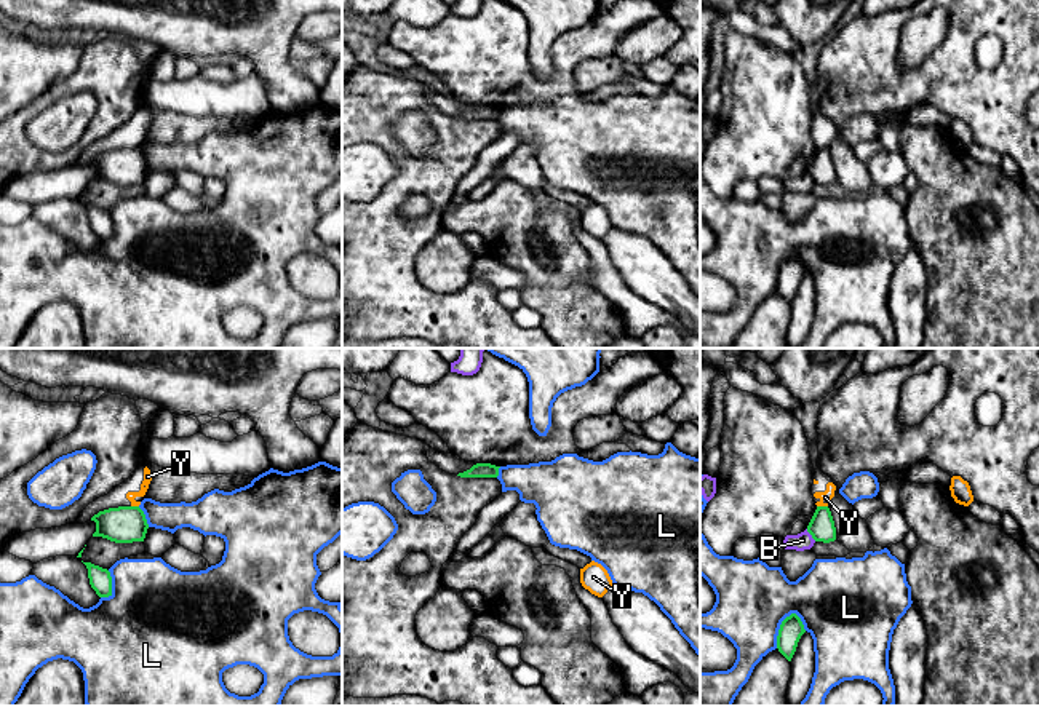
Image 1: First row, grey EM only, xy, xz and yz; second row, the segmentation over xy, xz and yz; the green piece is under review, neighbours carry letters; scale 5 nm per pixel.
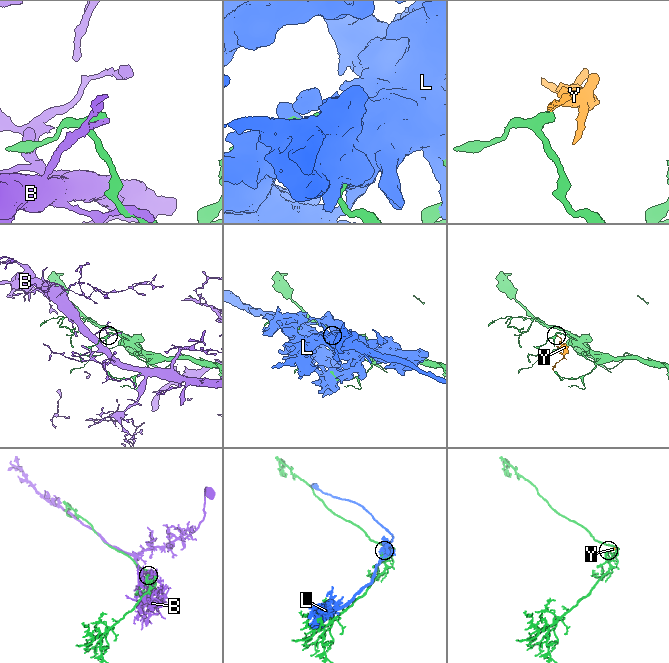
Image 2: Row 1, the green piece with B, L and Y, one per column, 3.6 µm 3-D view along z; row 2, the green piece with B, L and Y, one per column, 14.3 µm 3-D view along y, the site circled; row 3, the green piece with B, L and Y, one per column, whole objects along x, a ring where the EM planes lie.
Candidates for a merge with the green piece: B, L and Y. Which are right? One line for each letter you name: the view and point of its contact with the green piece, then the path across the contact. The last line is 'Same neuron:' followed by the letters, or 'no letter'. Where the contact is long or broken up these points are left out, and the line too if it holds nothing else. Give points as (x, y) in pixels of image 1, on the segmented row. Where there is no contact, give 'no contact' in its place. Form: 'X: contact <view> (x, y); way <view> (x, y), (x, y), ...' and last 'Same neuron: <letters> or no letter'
Same neuron: no letter

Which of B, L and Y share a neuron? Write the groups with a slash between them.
B / L / Y

